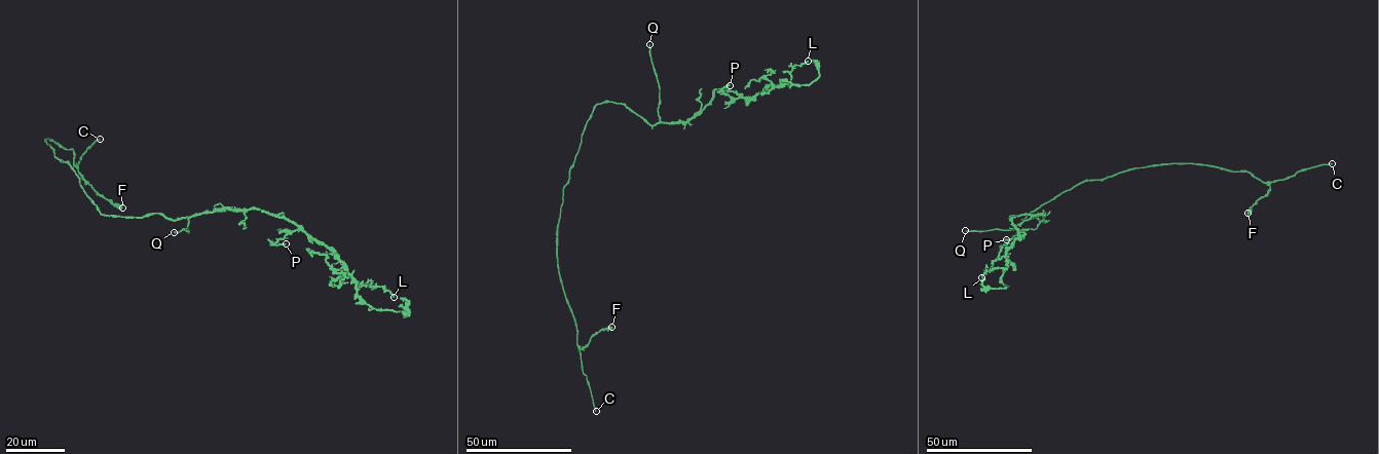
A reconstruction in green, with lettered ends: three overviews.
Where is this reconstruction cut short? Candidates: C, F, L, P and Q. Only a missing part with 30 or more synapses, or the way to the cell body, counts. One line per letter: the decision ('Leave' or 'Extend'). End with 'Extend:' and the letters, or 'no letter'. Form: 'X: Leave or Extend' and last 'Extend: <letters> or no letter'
C: Extend
F: Leave
L: Leave
P: Leave
Q: Extend
Extend: C, Q

